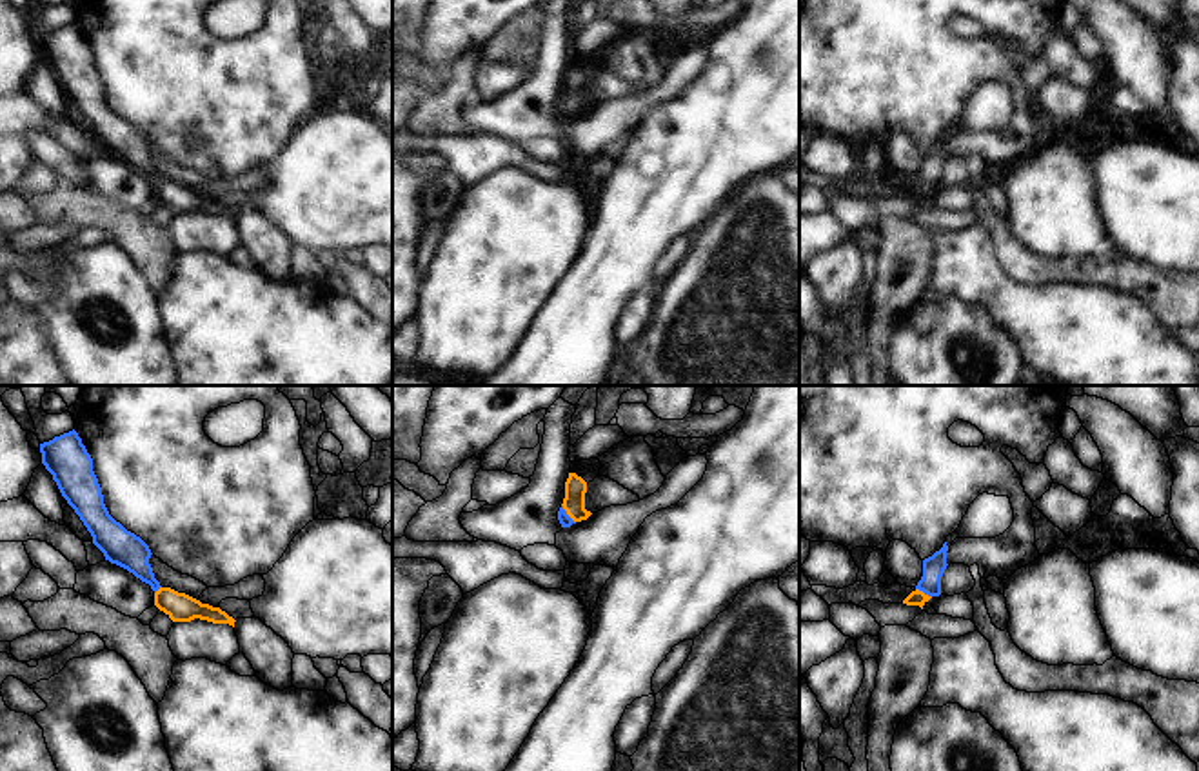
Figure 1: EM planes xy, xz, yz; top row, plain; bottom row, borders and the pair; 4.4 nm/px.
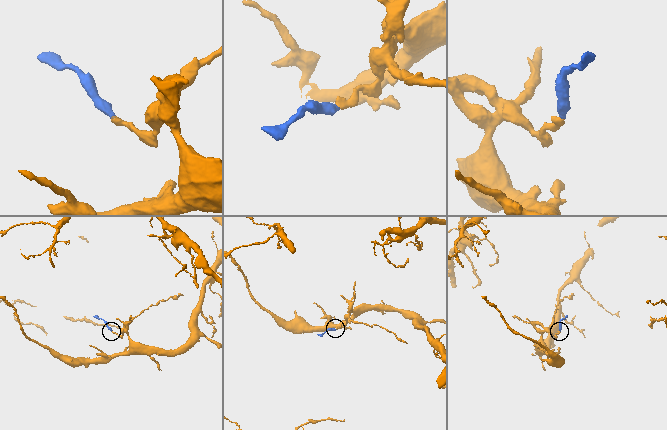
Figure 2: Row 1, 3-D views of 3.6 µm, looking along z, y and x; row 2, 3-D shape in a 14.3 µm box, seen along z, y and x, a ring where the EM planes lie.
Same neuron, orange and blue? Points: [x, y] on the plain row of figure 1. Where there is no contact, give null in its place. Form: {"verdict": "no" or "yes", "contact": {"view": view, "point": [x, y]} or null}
{"verdict": "yes", "contact": {"view": "xz", "point": [567, 106]}}

